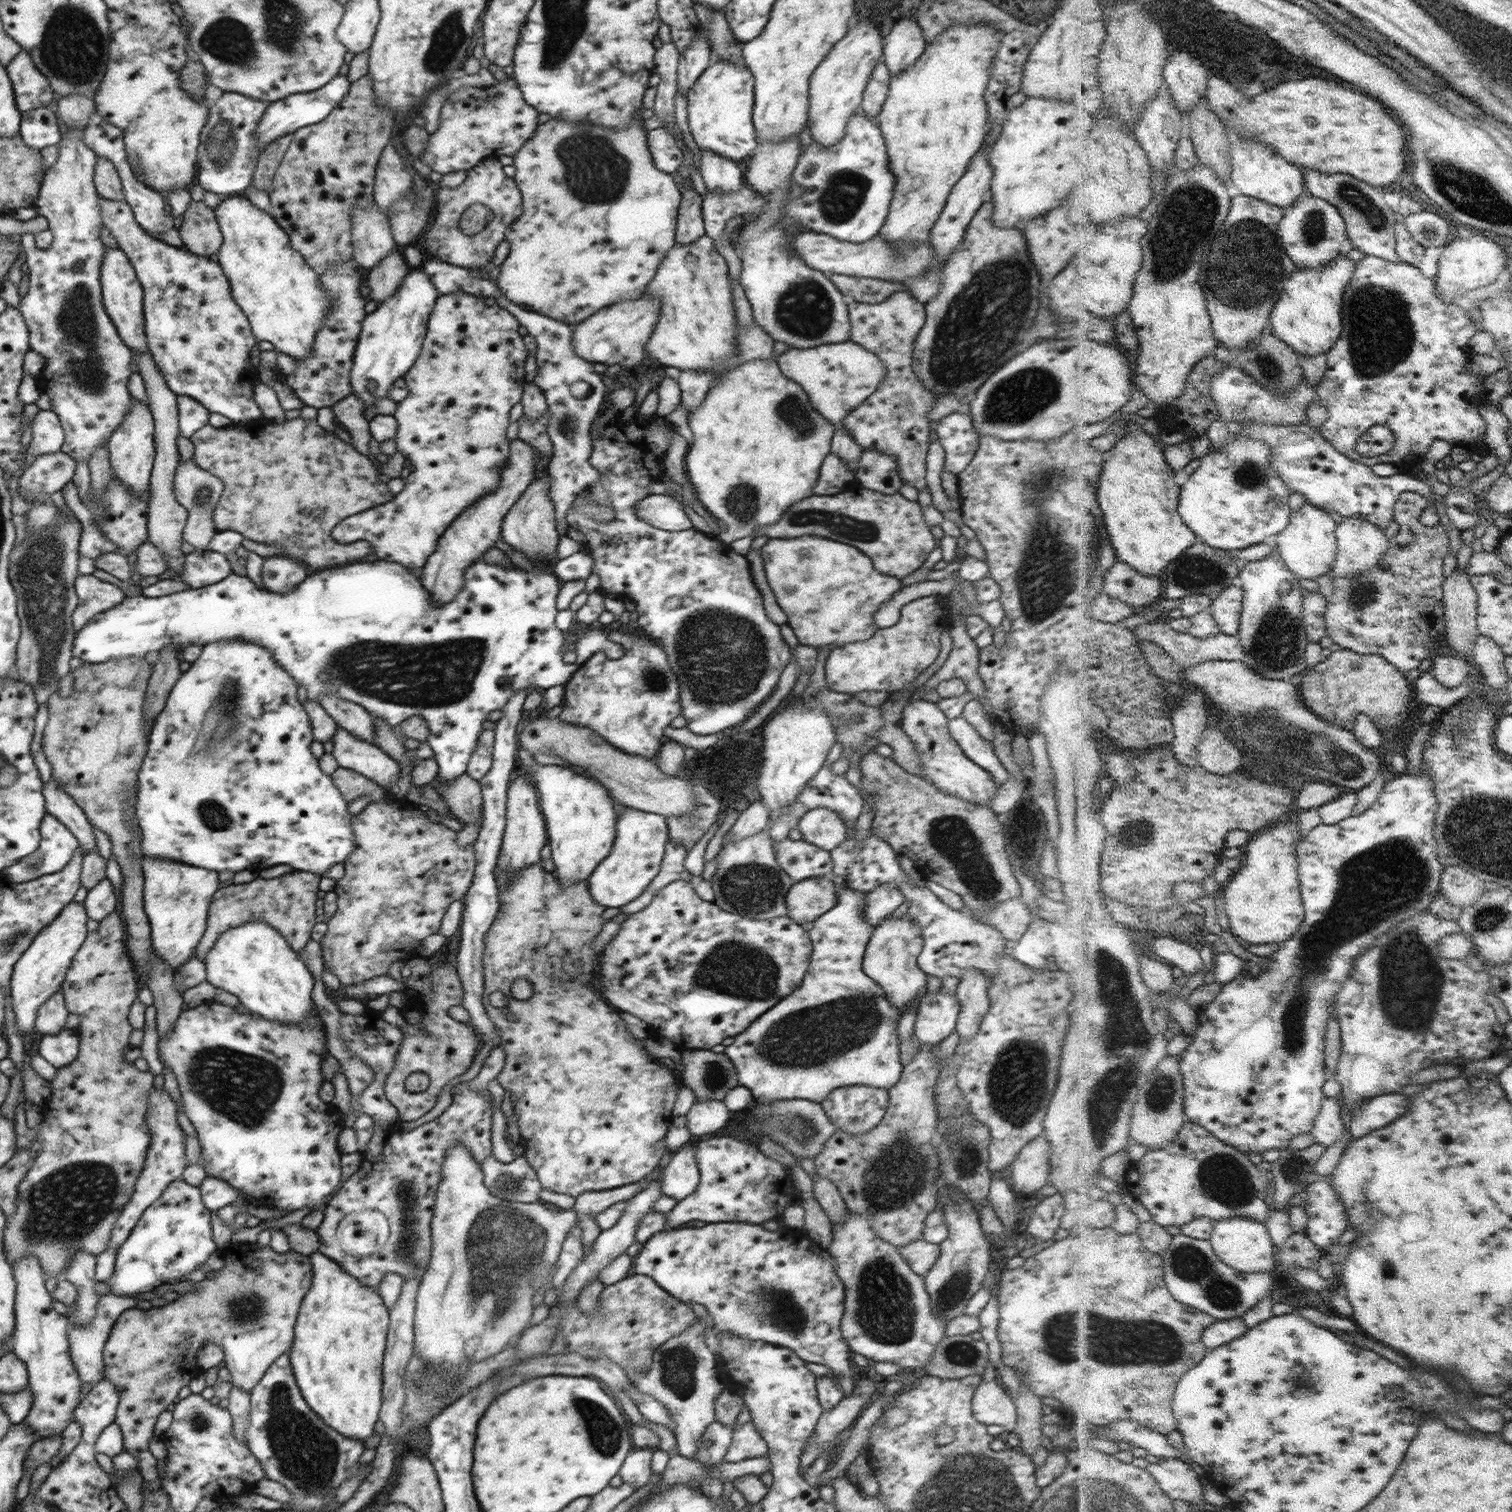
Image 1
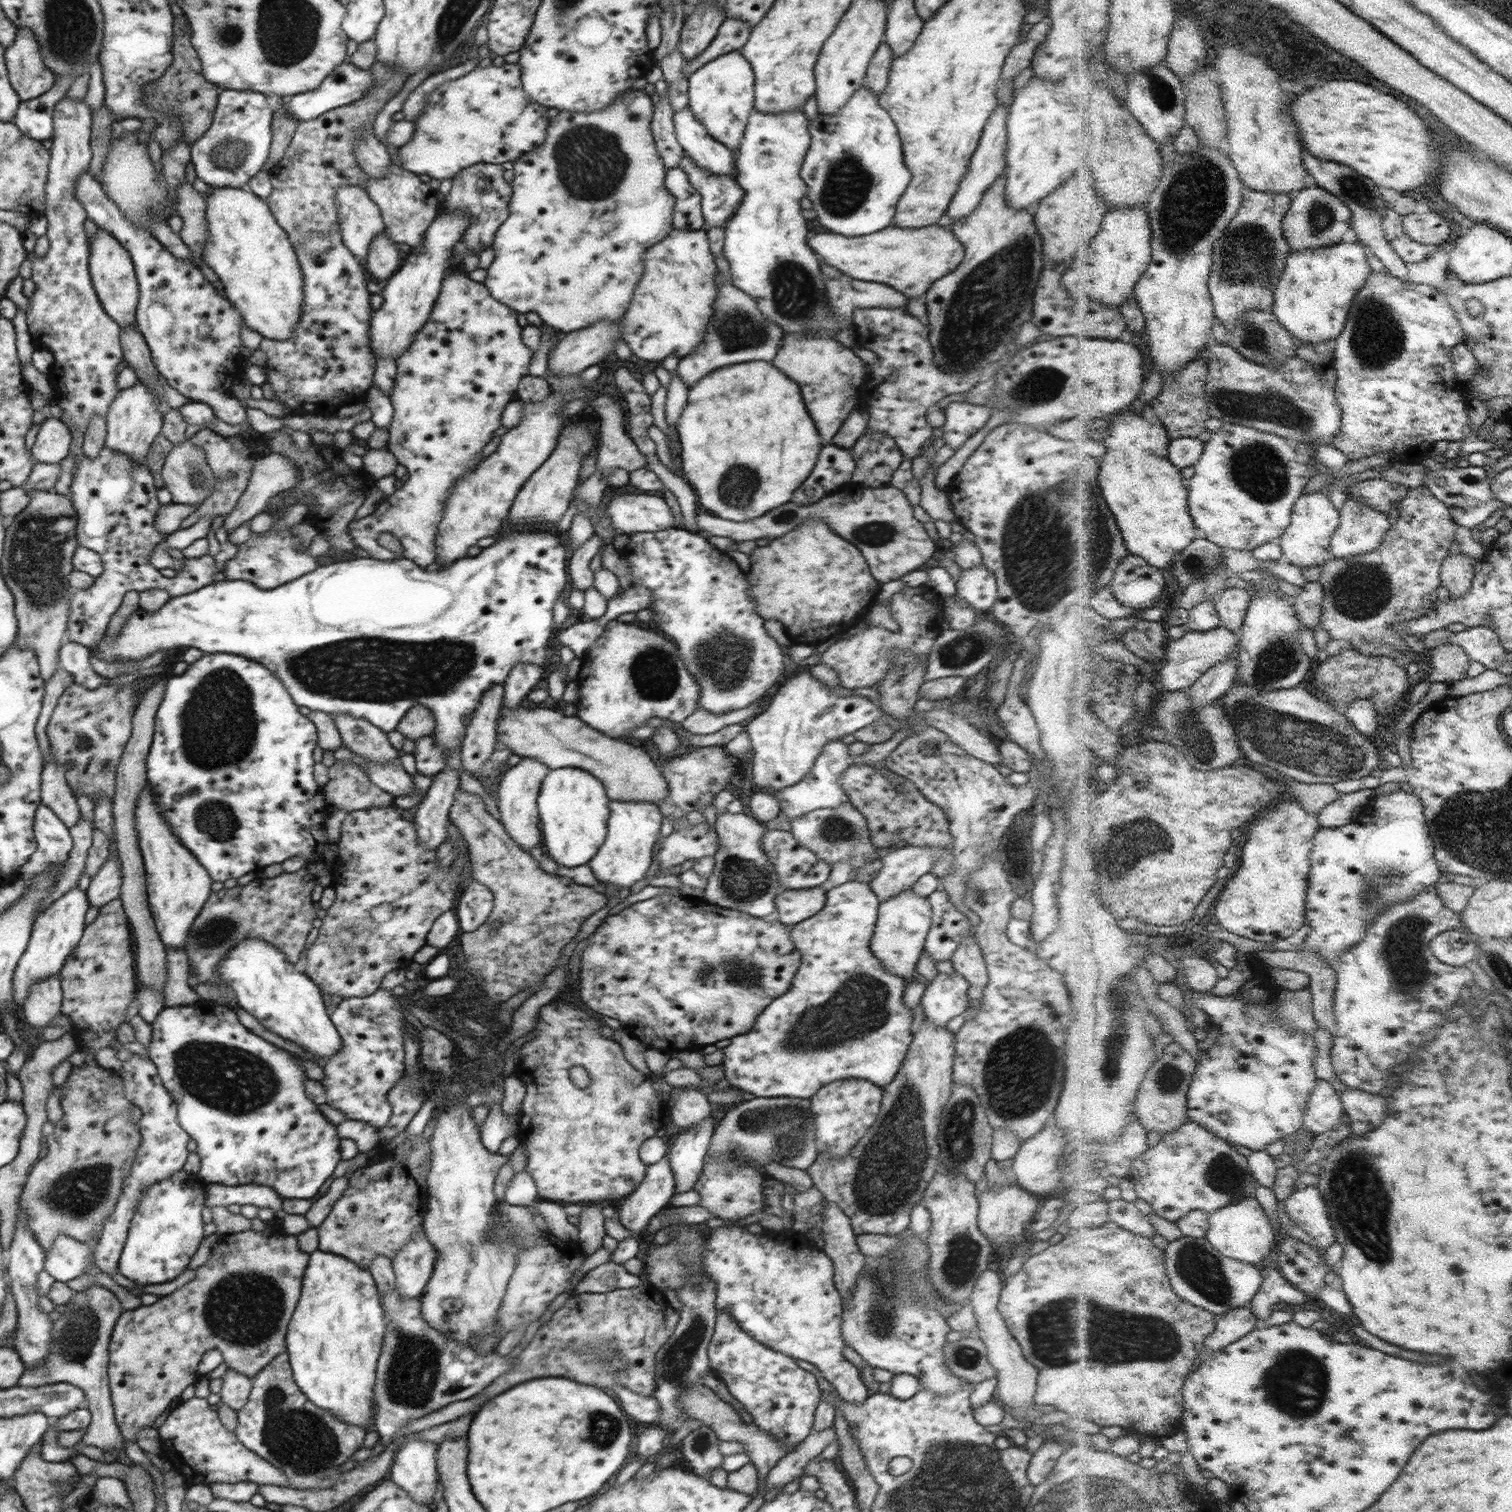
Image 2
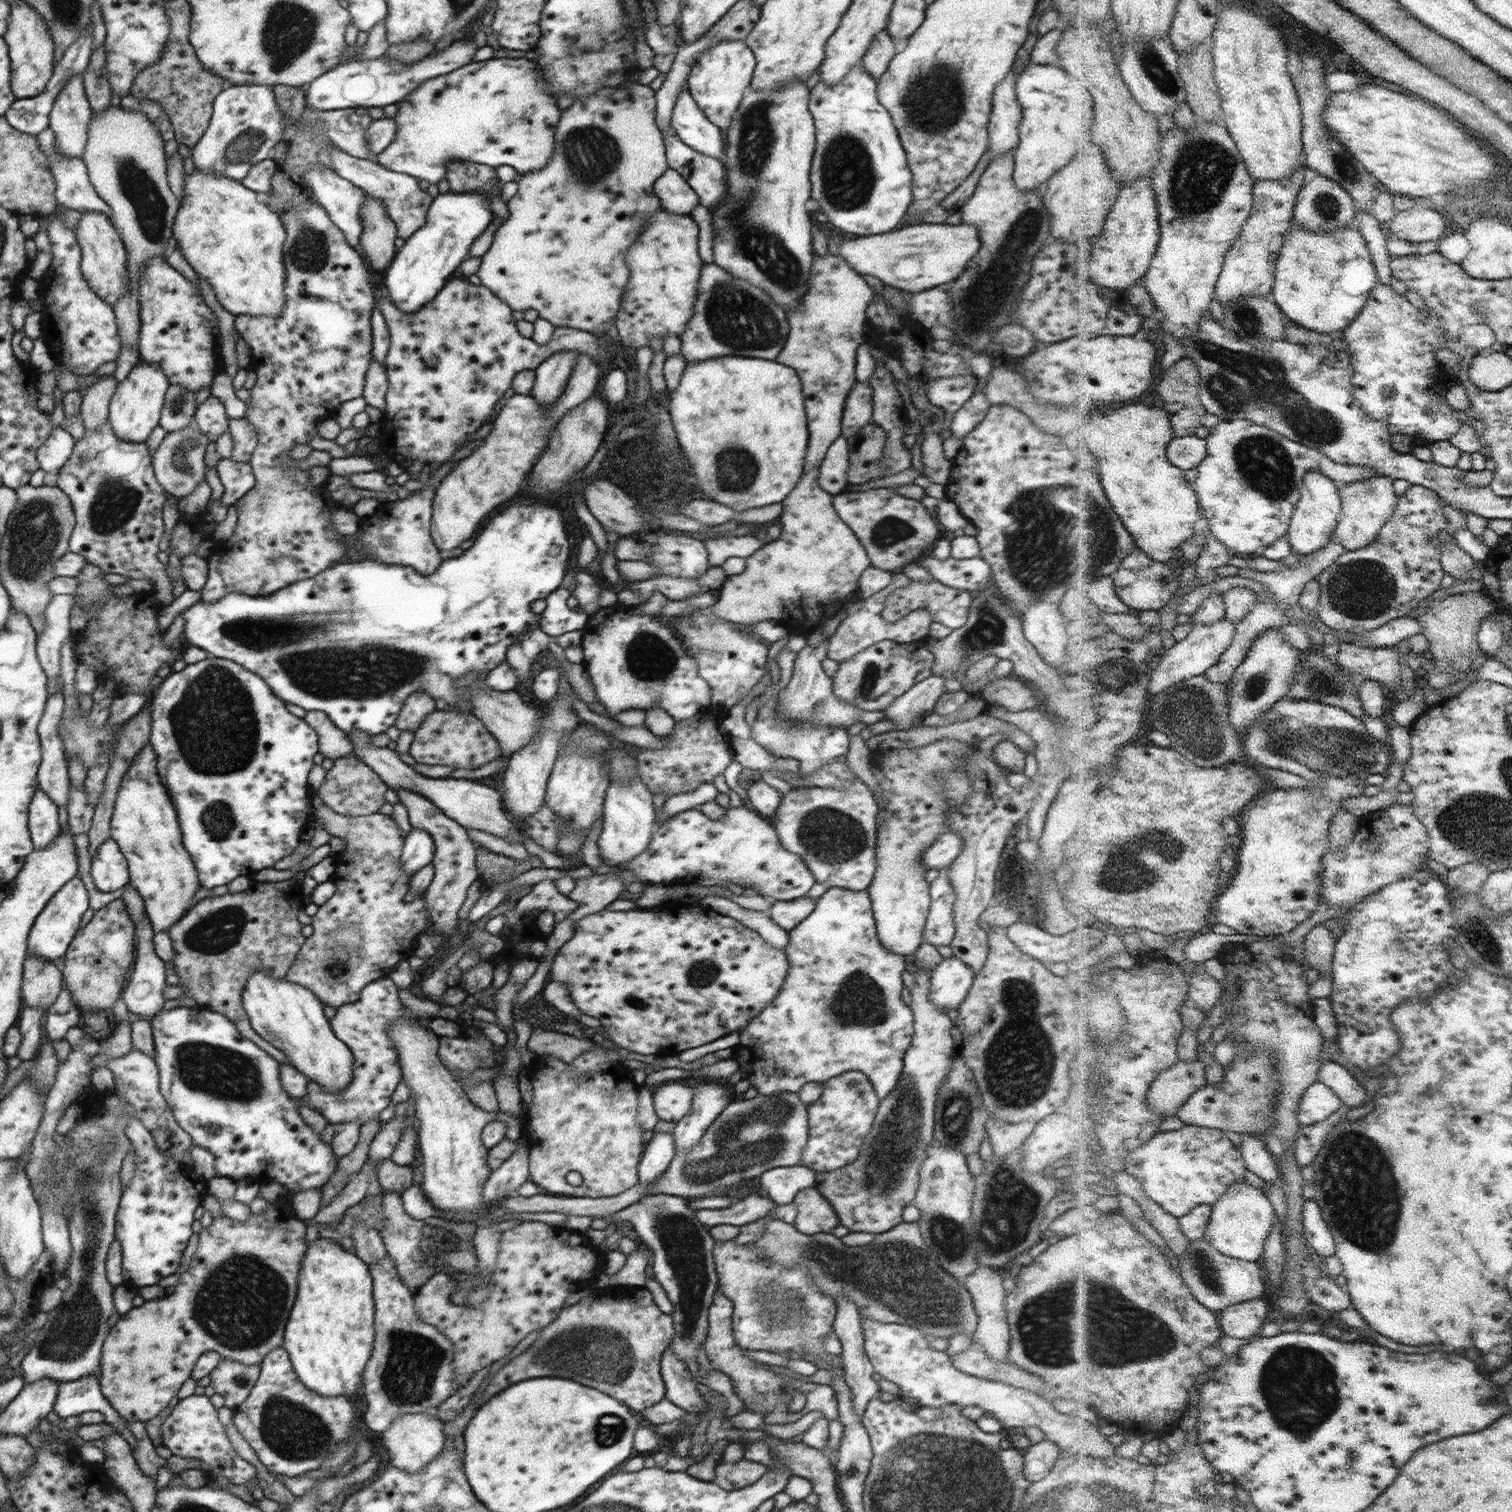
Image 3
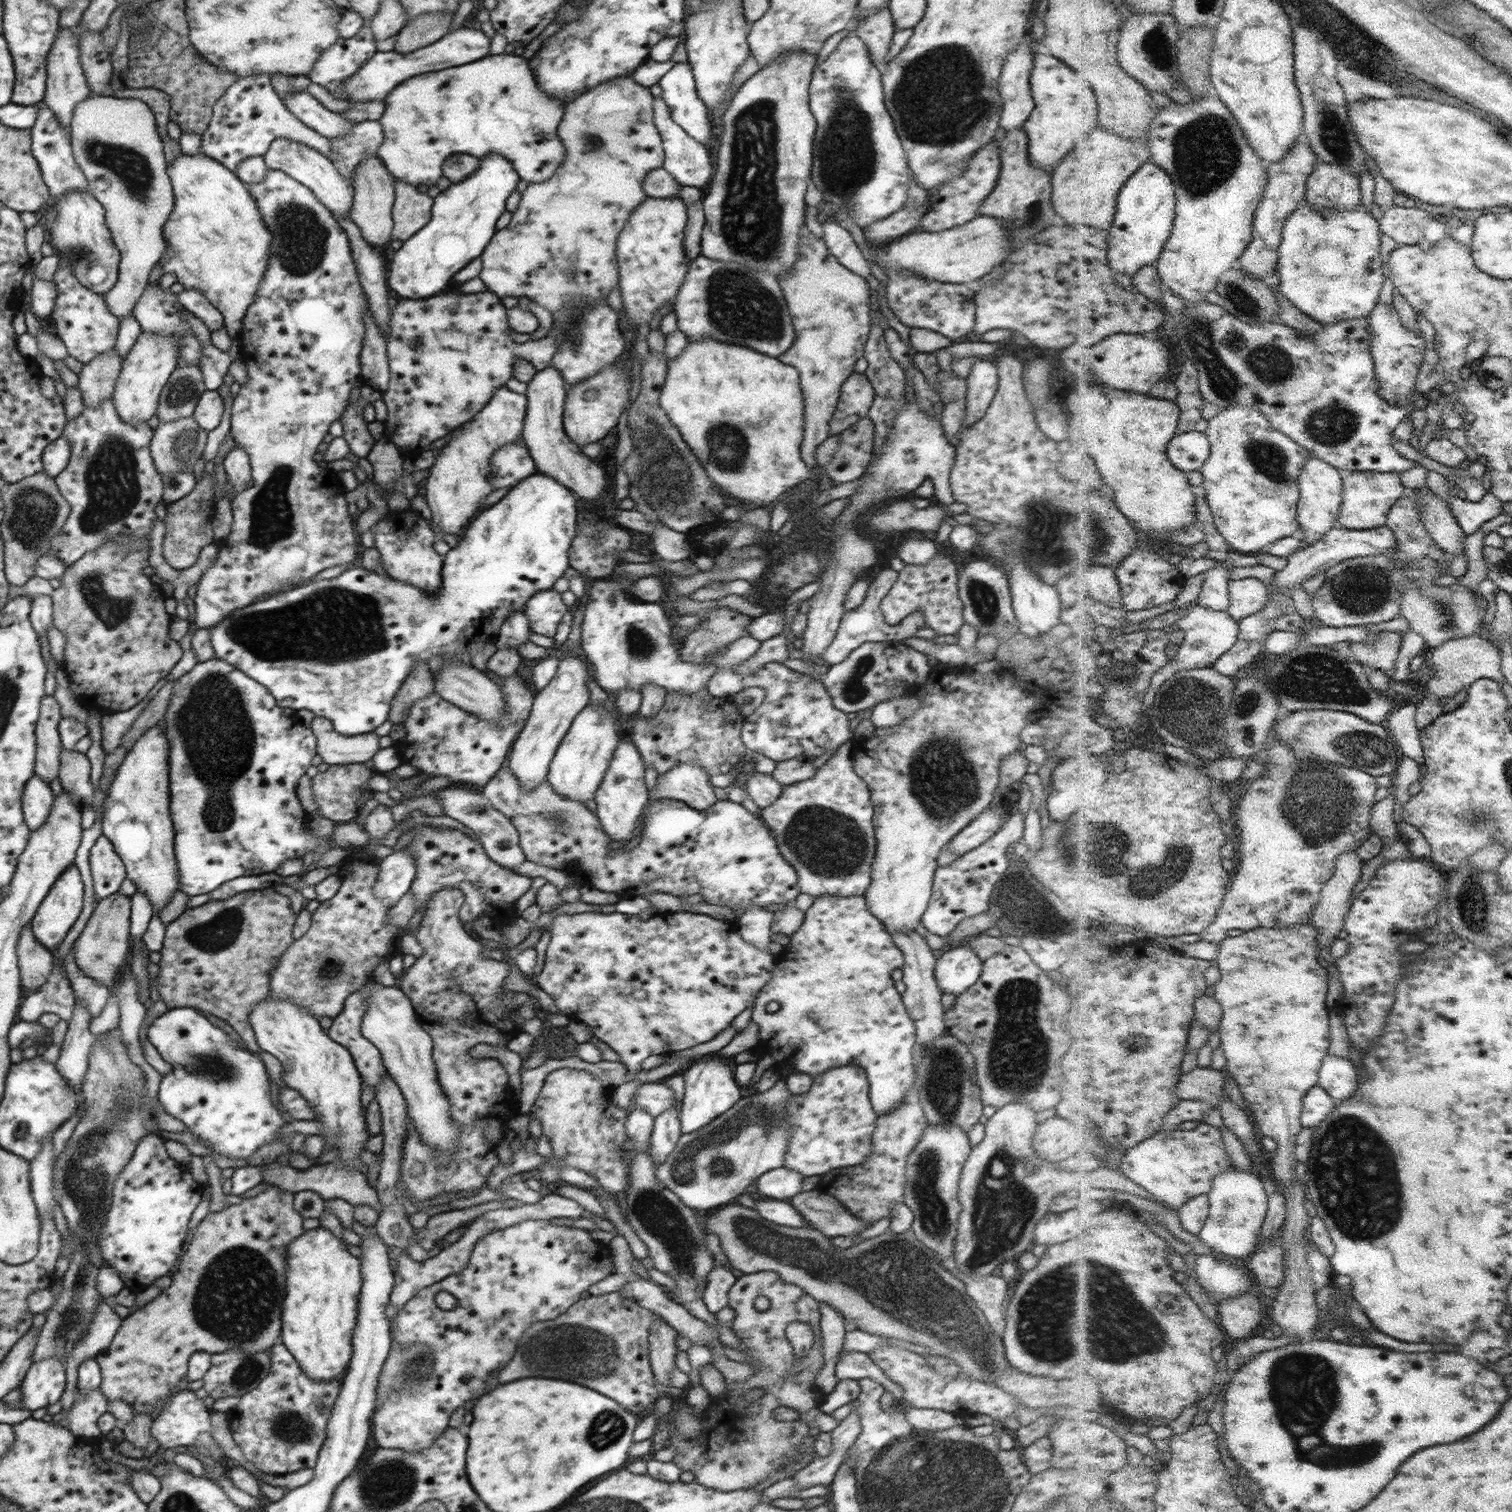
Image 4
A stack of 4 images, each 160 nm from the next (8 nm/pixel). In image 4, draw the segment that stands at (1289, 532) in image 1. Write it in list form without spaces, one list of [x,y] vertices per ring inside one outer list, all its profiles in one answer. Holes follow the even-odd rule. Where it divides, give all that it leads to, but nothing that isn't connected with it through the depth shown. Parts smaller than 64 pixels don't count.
[[[1314,454],[1307,462],[1307,466],[1300,479],[1301,501],[1299,504],[1299,519],[1304,530],[1304,543],[1316,544],[1336,526],[1341,520],[1341,512],[1345,503],[1345,474],[1342,469],[1330,464],[1327,460]]]

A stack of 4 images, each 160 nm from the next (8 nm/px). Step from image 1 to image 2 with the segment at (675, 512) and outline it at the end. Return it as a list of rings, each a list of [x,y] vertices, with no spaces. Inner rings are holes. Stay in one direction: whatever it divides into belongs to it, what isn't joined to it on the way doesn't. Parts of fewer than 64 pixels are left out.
[[[622,492],[605,504],[605,512],[616,535],[669,532],[676,528],[664,496]]]

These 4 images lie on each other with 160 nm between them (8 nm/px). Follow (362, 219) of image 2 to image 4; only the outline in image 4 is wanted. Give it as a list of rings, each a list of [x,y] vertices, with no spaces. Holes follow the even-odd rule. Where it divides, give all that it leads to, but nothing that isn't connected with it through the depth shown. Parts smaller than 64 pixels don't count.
[[[278,138],[272,142],[263,159],[268,169],[283,171],[293,180],[308,187],[316,198],[330,210],[334,218],[350,214],[354,196],[353,182],[344,179],[327,156],[308,148],[306,144],[288,140],[288,138]]]

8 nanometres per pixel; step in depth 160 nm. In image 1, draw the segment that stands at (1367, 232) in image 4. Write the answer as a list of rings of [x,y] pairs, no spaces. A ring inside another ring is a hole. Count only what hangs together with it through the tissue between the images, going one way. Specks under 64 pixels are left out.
[[[1340,255],[1320,268],[1298,268],[1276,305],[1270,329],[1302,355],[1329,353],[1343,335],[1345,294],[1357,272],[1359,264],[1347,255]]]

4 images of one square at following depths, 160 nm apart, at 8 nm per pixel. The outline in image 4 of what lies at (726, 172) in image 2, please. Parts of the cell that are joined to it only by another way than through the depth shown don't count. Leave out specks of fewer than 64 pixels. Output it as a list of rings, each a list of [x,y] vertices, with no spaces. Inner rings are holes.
[[[675,63],[675,65],[658,81],[662,88],[662,99],[670,108],[670,118],[688,134],[688,136],[696,142],[700,142],[702,146],[711,147],[716,144],[716,128],[709,115],[709,110],[700,100],[695,85],[694,73],[690,63]]]

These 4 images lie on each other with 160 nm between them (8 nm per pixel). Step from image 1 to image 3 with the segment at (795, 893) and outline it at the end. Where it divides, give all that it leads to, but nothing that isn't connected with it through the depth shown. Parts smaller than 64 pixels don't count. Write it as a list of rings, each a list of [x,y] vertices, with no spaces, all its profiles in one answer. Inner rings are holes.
[[[802,896],[794,900],[772,901],[770,918],[784,930],[791,931],[814,910],[815,900]]]

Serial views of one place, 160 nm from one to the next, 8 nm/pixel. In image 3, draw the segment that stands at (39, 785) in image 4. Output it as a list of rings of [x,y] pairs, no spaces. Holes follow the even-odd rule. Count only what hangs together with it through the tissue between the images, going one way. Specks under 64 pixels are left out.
[[[40,788],[28,807],[28,828],[34,849],[46,848],[62,830],[57,804]]]

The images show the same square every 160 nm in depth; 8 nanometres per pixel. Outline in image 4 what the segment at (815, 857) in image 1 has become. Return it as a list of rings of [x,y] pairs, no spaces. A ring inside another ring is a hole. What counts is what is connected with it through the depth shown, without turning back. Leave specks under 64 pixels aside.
[[[504,765],[484,785],[481,795],[504,814],[518,831],[519,845],[526,860],[550,868],[558,868],[562,863],[568,866],[568,863],[573,862],[573,871],[583,872],[588,876],[585,884],[603,892],[615,892],[623,897],[644,897],[651,892],[668,893],[660,892],[660,888],[666,886],[666,890],[674,890],[676,894],[680,894],[680,898],[700,894],[708,904],[728,906],[740,913],[754,904],[762,908],[768,904],[784,904],[794,900],[800,893],[796,871],[792,864],[783,859],[771,830],[743,805],[728,799],[717,800],[703,811],[676,799],[651,799],[643,808],[634,842],[621,849],[614,846],[613,840],[594,812],[584,803],[557,793],[547,778],[538,787],[530,790],[520,786],[516,775]],[[652,882],[656,882],[656,888],[648,888],[648,884]]]

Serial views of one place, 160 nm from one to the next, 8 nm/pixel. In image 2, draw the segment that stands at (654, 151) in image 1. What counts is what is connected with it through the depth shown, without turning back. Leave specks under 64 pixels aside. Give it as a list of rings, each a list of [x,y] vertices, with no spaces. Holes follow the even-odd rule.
[[[667,92],[667,95],[664,96],[658,104],[656,104],[656,107],[653,107],[653,118],[651,122],[654,143],[657,146],[662,160],[664,161],[666,170],[679,166],[679,162],[684,151],[676,139],[675,126],[673,125],[673,115],[675,112],[672,110],[672,106],[670,106],[670,100],[668,100],[668,98],[669,96]]]

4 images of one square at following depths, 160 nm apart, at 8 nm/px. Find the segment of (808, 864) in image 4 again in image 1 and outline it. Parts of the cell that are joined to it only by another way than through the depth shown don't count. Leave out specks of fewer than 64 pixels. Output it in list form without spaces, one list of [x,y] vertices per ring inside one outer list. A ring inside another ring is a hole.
[[[824,806],[809,810],[797,826],[802,839],[829,853],[848,839],[847,826],[842,817]]]

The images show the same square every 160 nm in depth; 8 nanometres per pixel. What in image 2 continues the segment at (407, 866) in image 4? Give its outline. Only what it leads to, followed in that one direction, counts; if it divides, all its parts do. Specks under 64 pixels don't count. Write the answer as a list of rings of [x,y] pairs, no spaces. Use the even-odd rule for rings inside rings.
[[[447,760],[445,762],[445,769],[435,775],[413,821],[419,844],[428,850],[435,850],[445,842],[449,810],[459,790],[458,773],[448,767]]]

